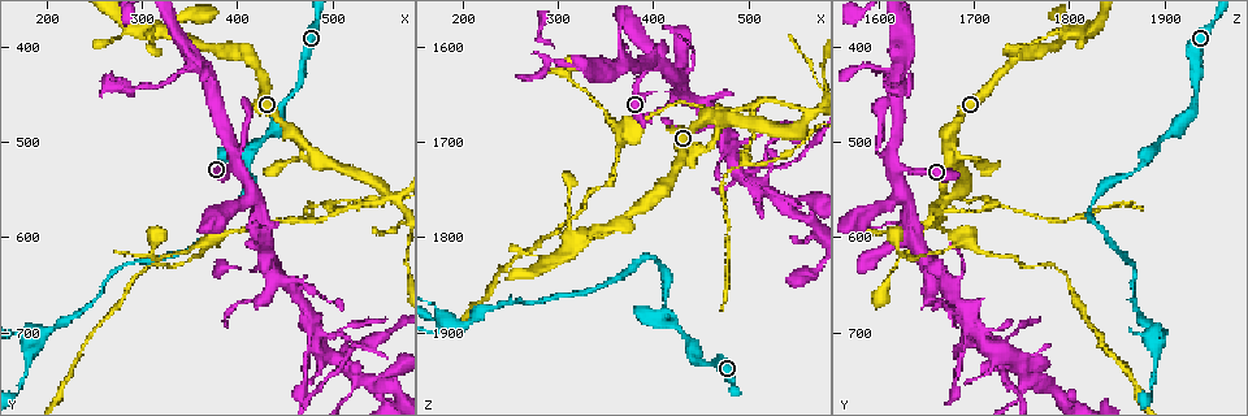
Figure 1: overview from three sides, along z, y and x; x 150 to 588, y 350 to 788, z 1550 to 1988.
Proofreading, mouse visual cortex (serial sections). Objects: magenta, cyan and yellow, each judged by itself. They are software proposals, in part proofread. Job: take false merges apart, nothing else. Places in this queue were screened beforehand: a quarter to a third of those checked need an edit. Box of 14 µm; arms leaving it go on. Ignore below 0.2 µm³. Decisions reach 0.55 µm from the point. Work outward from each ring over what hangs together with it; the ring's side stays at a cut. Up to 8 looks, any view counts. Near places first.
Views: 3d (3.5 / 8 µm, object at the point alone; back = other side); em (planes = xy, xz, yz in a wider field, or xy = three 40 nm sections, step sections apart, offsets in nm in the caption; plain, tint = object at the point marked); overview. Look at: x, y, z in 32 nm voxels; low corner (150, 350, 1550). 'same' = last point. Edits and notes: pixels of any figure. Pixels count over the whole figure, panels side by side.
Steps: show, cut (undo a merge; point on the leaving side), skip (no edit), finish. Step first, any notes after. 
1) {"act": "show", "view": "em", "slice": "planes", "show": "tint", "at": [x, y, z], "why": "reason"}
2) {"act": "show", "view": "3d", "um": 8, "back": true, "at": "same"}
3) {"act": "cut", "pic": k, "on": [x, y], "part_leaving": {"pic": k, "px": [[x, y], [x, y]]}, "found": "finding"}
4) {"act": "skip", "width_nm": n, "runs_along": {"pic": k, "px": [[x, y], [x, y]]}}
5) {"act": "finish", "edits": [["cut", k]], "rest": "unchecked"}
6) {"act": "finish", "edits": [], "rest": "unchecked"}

{"act": "show", "view": "3d", "um": 3.5, "back": true, "at": [560, 560, 1670], "why": "four or more arms meet"}

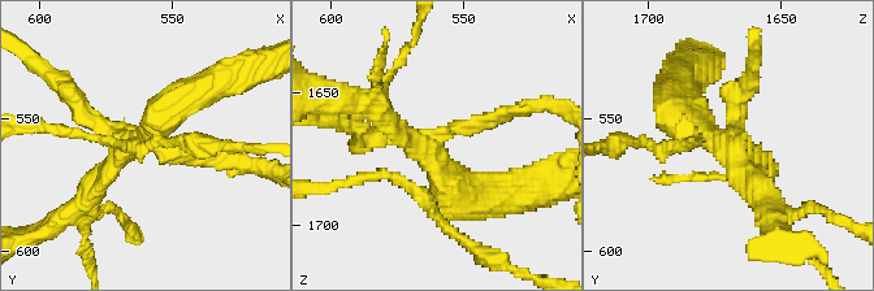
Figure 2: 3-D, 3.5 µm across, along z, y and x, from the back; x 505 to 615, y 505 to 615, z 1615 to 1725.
{"act": "show", "view": "em", "slice": "xy", "step": 5, "show": "tint", "at": [562, 559, 1673], "arms": 4, "arm_widths_nm": [150, 200, 250, 400]}

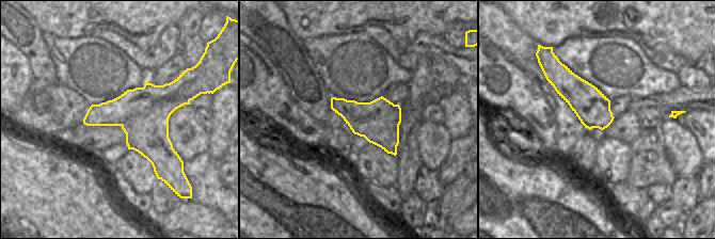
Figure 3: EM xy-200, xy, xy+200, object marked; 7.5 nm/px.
{"act": "show", "view": "em", "slice": "xy", "step": 1, "show": "tint", "at": "same"}

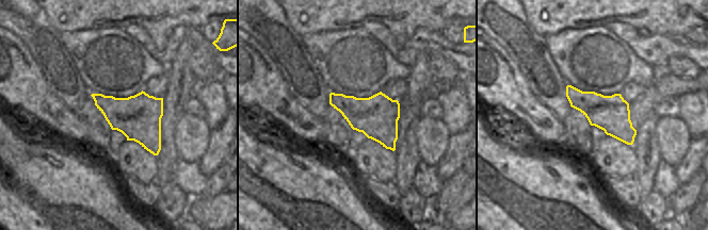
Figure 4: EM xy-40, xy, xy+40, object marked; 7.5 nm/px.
{"act": "cut", "pic": 2, "on": [758, 163], "part_leaving": {"pic": 2, "px": [[436, 137], [520, 107], [548, 104]]}, "found": "two cells meet here"}

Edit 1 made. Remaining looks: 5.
{"act": "show", "view": "3d", "um": 3.5, "at": [480, 700, 1705]}

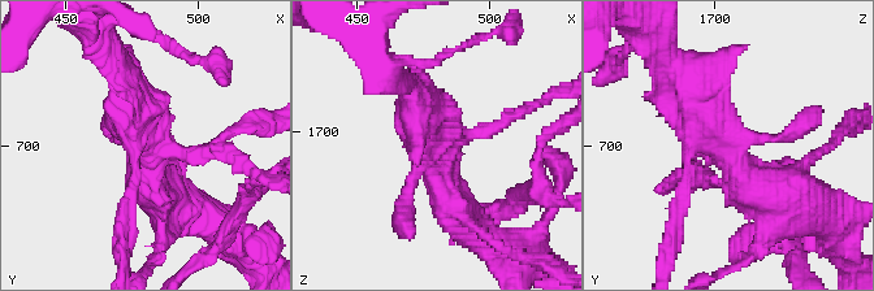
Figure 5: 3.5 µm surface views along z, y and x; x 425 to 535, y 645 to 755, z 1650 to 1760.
{"act": "show", "view": "em", "slice": "xy", "step": 2, "show": "tint", "at": [480, 699, 1701]}

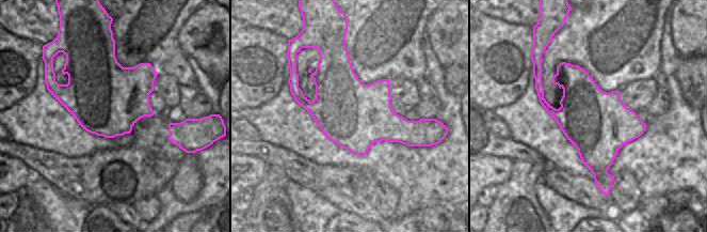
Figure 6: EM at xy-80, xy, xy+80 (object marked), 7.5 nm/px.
{"act": "skip", "runs_along": {"pic": 5, "px": [[679, 70], [749, 182], [783, 194]]}, "found": "one cell here"}

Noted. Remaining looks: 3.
{"act": "show", "view": "3d", "um": 3.5, "at": [540, 715, 1690], "why": "abrupt turn"}

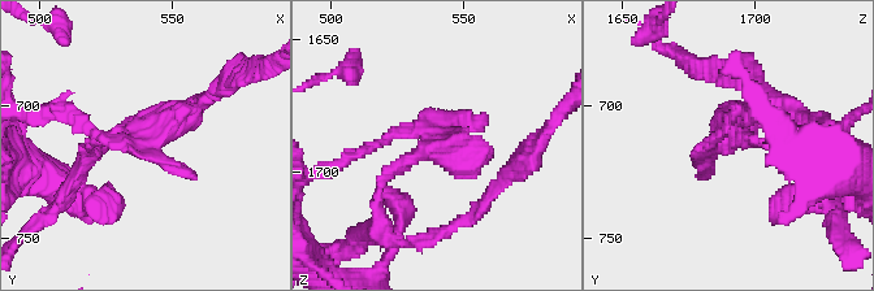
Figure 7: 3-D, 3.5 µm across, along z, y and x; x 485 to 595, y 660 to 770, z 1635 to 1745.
{"act": "show", "view": "em", "slice": "xy", "step": 1, "show": "tint", "at": [538, 712, 1692]}

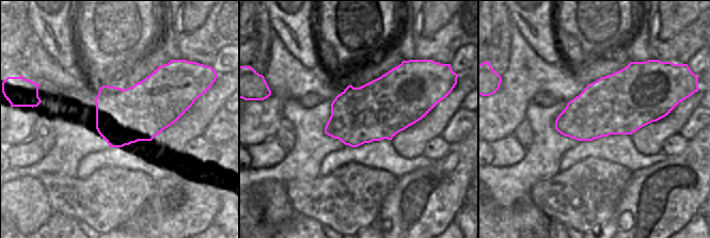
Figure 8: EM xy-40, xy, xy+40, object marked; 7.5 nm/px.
{"act": "cut", "pic": 7, "on": [446, 159], "part_leaving": {"pic": 7, "px": [[427, 137], [383, 179], [386, 233]]}, "found": "two cells meet here"}

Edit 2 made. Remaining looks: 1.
{"act": "finish", "edits": [["cut", 2], ["cut", 7]], "rest": "unchecked"}

